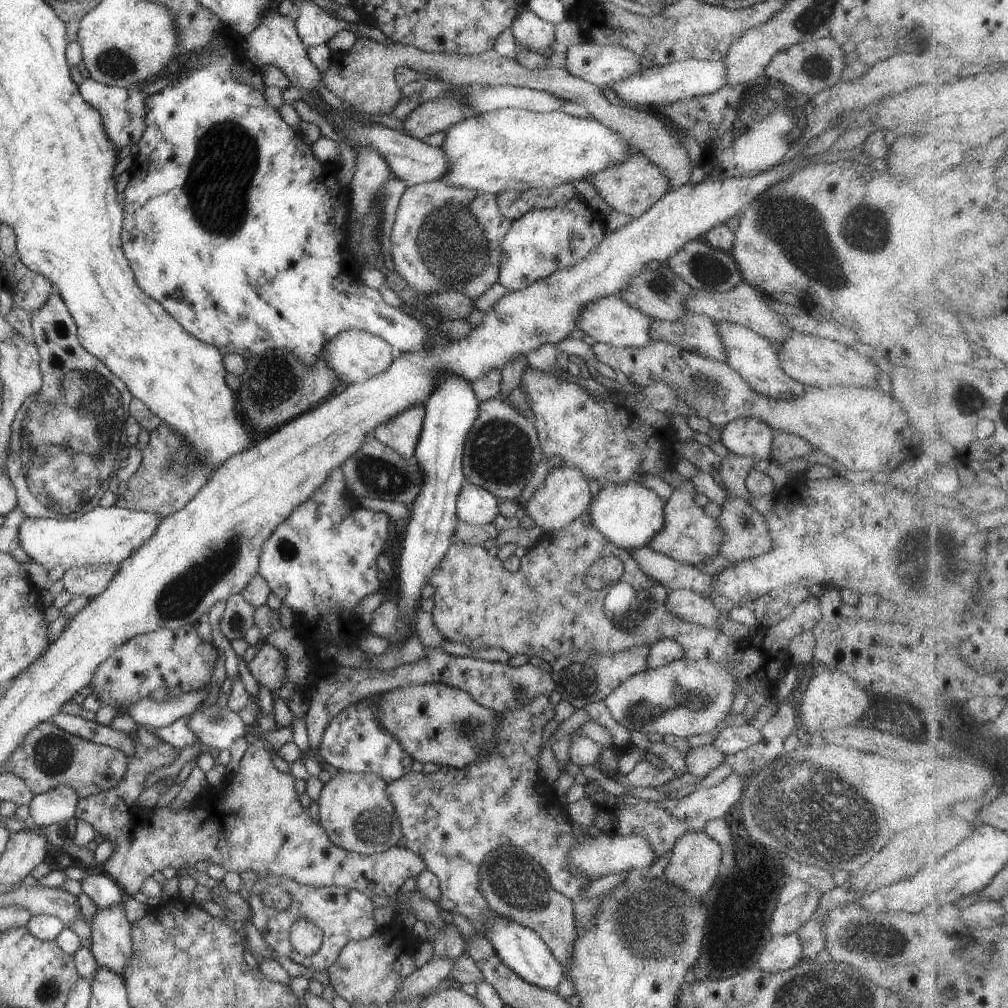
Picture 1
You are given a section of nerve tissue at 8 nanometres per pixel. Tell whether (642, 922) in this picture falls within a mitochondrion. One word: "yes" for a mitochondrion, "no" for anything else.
yes

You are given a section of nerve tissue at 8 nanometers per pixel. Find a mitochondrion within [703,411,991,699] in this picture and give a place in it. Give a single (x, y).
(924, 561)

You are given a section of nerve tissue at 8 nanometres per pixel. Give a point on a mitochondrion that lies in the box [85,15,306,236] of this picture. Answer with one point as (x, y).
(112, 63)

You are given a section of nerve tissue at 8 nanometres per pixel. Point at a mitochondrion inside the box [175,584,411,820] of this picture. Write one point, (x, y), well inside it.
(236, 620)

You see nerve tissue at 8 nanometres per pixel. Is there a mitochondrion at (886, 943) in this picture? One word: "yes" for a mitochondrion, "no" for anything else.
yes

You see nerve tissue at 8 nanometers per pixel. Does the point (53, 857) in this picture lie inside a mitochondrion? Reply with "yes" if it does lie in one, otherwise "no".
no

